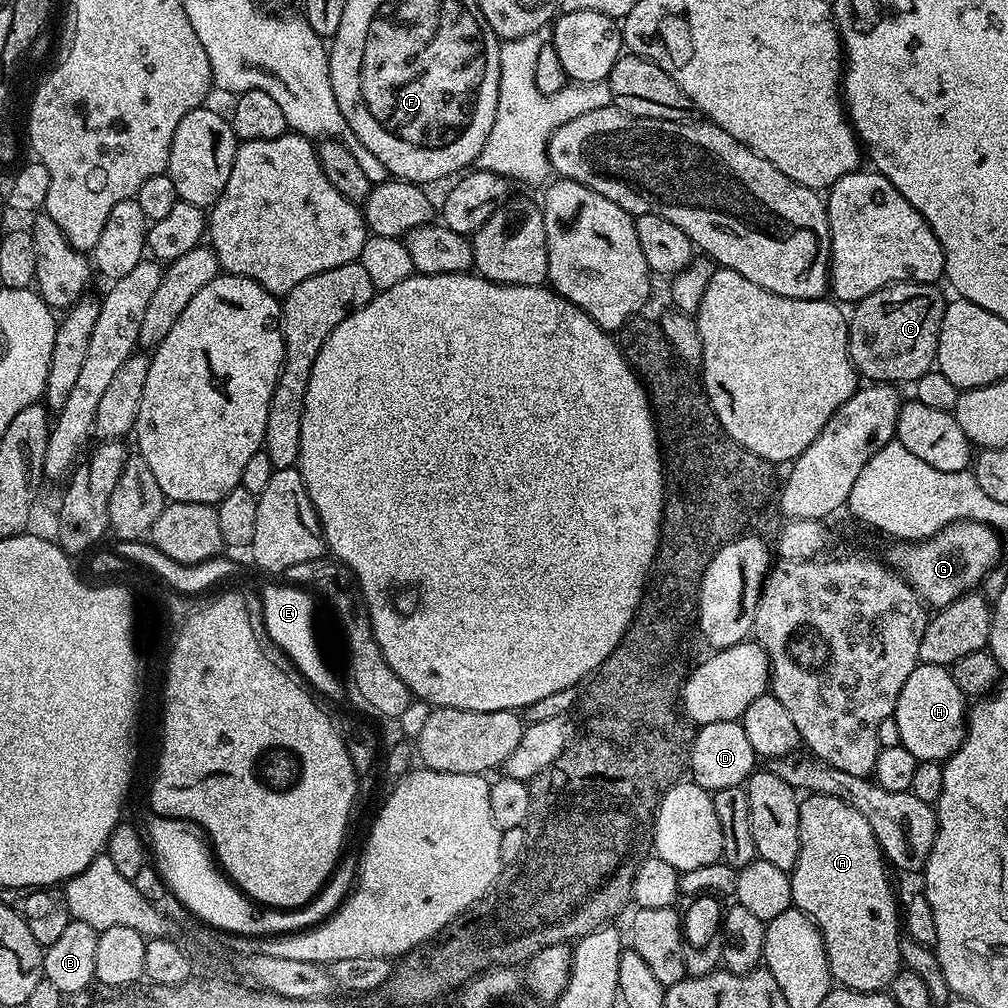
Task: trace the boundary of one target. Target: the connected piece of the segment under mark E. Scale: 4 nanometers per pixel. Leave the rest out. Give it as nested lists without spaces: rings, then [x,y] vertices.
[[[286,582],[281,584],[270,584],[262,590],[262,616],[264,618],[265,635],[282,650],[294,662],[298,673],[305,683],[321,697],[327,696],[330,700],[344,700],[346,696],[346,688],[343,681],[328,668],[325,660],[322,658],[322,652],[316,638],[314,630],[314,602],[313,595],[303,587],[290,585]]]

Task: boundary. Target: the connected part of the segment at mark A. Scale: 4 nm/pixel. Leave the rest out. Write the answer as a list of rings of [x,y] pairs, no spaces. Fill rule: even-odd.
[[[808,794],[801,799],[800,817],[798,818],[798,834],[800,835],[800,849],[798,850],[798,862],[792,867],[792,903],[799,912],[804,912],[816,923],[820,933],[824,936],[826,946],[826,958],[832,971],[832,979],[839,987],[853,988],[856,992],[878,992],[887,989],[891,985],[892,979],[902,971],[902,961],[900,959],[900,941],[902,939],[902,912],[896,908],[896,896],[892,893],[892,884],[888,881],[888,872],[884,853],[881,852],[878,841],[876,841],[874,830],[866,818],[854,808],[846,806],[846,802],[838,802],[838,798],[829,796],[818,796]]]

